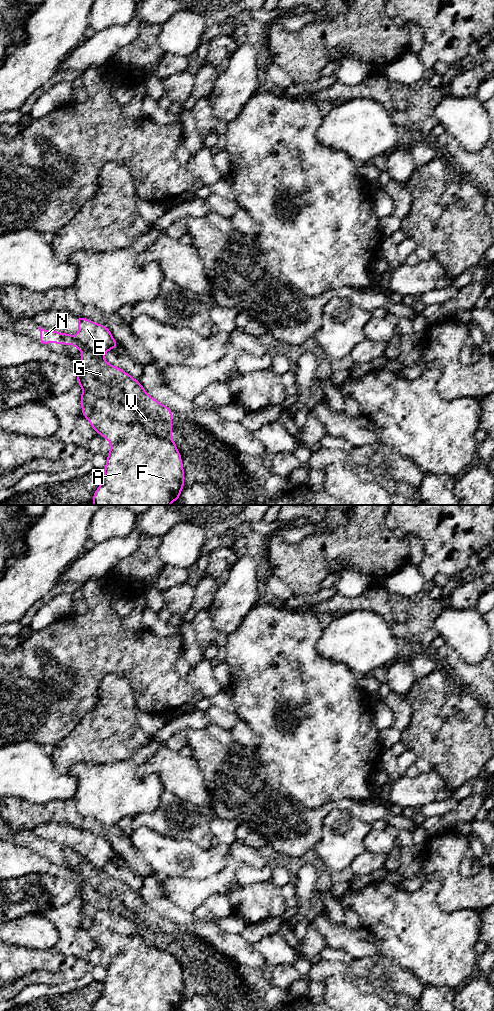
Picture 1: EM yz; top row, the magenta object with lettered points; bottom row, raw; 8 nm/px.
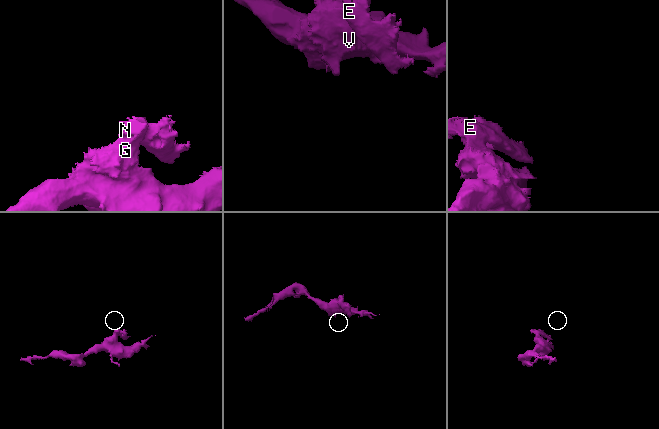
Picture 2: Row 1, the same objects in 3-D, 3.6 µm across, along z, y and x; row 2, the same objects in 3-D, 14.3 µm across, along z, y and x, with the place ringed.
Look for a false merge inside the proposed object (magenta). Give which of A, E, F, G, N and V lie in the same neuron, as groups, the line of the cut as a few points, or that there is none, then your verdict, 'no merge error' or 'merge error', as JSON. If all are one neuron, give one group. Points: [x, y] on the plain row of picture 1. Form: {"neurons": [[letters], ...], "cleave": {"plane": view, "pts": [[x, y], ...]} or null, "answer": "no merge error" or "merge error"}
{"neurons": [["A", "F", "G", "V"], ["E", "N"]], "cleave": {"plane": "yz", "pts": [[82, 864], [90, 873], [104, 872]]}, "answer": "merge error"}

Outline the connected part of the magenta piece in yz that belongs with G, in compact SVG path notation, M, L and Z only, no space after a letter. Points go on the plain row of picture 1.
M84 865L80 873L77 893L83 902L80 908L82 927L95 945L105 949L111 958L103 992L93 1011L179 1011L184 999L184 981L181 966L172 952L172 922L148 907L139 893L119 879L105 872L90 874Z

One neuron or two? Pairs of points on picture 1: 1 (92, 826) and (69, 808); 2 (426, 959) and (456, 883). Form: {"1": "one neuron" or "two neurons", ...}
{"1": "one neuron", "2": "two neurons"}

